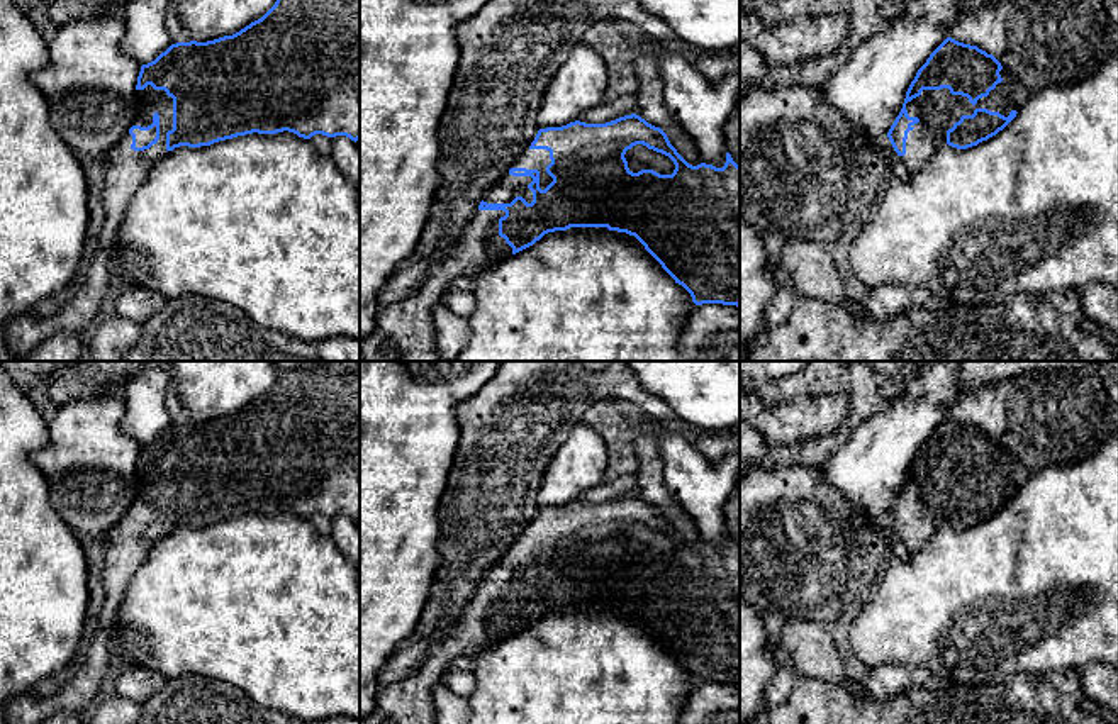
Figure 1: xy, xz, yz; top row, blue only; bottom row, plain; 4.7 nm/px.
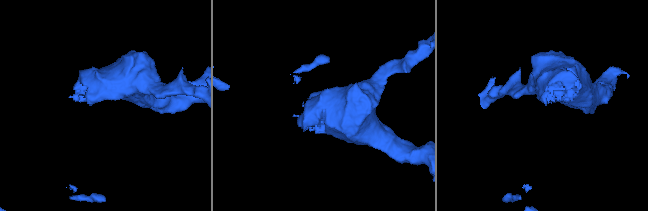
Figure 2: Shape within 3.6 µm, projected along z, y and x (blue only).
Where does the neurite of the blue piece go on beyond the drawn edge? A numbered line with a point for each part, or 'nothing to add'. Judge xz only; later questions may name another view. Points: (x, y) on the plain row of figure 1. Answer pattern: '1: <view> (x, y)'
1: xz (538, 540)

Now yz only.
1: yz (937, 490)

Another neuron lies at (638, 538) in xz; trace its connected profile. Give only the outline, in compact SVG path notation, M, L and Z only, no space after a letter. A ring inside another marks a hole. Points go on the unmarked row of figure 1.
M636 524L628 529L624 537L628 541L629 551L633 553L638 553L641 549L653 549L660 554L672 554L675 549L675 544L668 536L648 529L643 524Z

